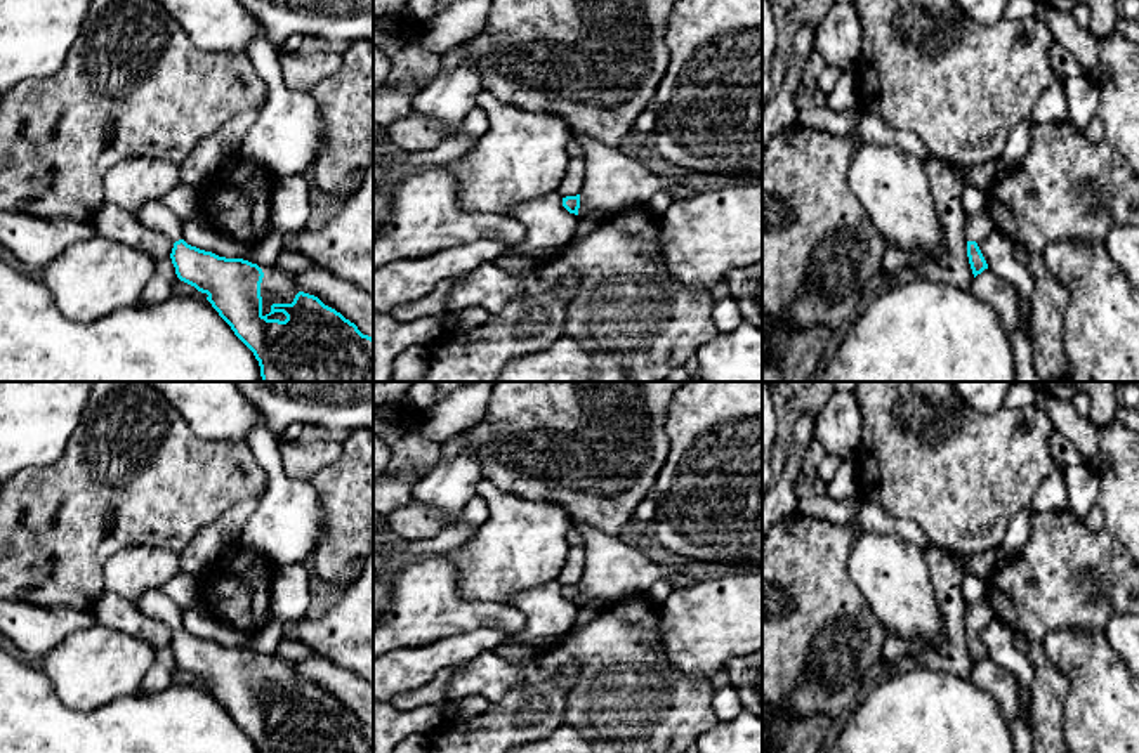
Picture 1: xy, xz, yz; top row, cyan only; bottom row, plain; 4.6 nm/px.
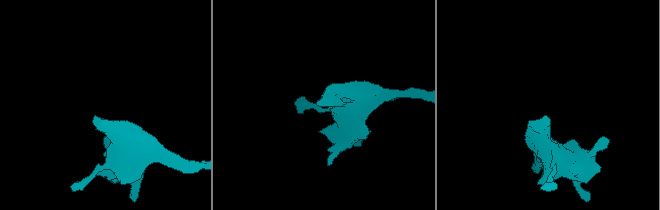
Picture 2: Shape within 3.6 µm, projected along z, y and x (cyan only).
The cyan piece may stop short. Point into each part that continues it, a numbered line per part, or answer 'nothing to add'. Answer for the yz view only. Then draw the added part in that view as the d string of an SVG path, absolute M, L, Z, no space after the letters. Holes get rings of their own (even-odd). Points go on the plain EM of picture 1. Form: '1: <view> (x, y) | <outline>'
1: yz (978, 615) | M986 599L967 604L965 609L965 626L967 630L983 630L993 619L993 612L988 607Z

